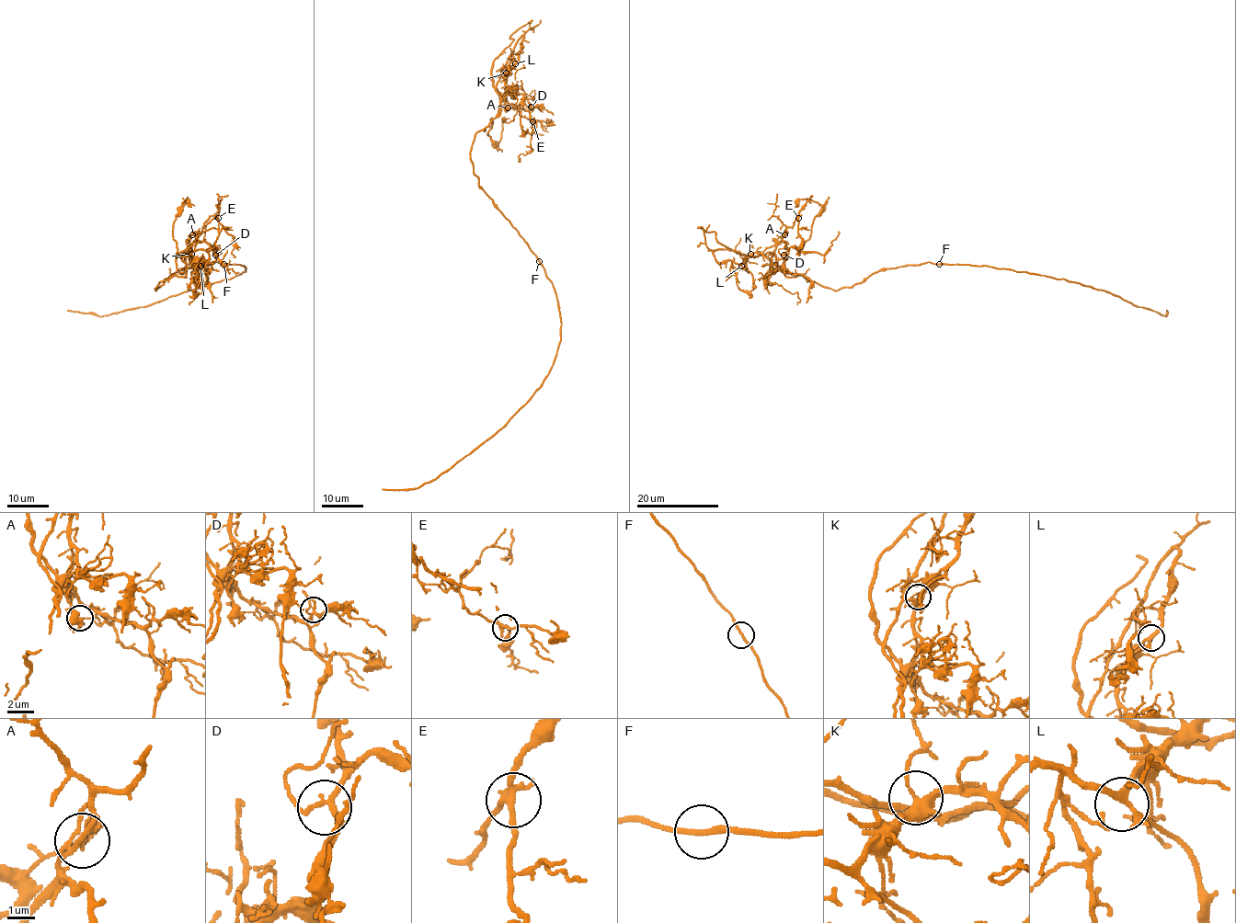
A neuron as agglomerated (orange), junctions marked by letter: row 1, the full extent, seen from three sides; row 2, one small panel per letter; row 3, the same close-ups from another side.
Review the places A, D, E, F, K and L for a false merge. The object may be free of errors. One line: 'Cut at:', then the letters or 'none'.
Cut at: A

